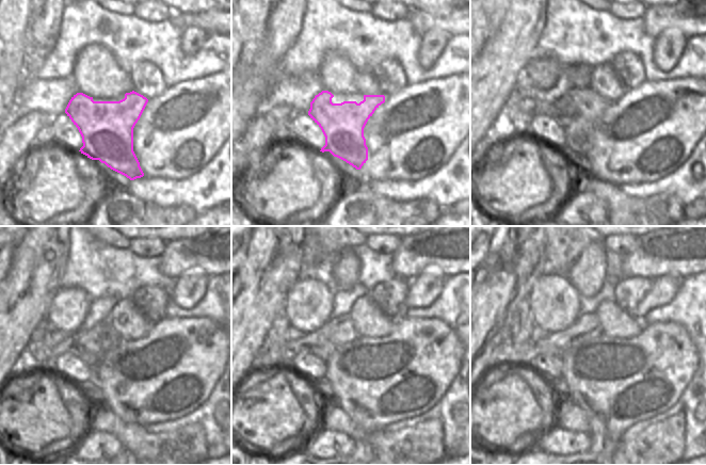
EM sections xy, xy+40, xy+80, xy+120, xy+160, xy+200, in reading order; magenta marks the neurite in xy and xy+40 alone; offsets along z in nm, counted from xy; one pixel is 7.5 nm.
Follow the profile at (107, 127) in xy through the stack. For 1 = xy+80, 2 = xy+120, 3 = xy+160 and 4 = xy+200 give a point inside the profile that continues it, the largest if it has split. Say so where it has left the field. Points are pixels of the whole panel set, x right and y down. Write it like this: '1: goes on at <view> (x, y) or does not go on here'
1: goes on at xy+80 (577, 119)
2: goes on at xy+120 (92, 354)
3: goes on at xy+160 (323, 352)
4: goes on at xy+200 (560, 351)

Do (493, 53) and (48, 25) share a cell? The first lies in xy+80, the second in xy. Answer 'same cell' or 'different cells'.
same cell

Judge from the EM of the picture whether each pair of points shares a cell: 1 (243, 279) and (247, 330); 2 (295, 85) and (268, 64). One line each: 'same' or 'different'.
1: same
2: different

